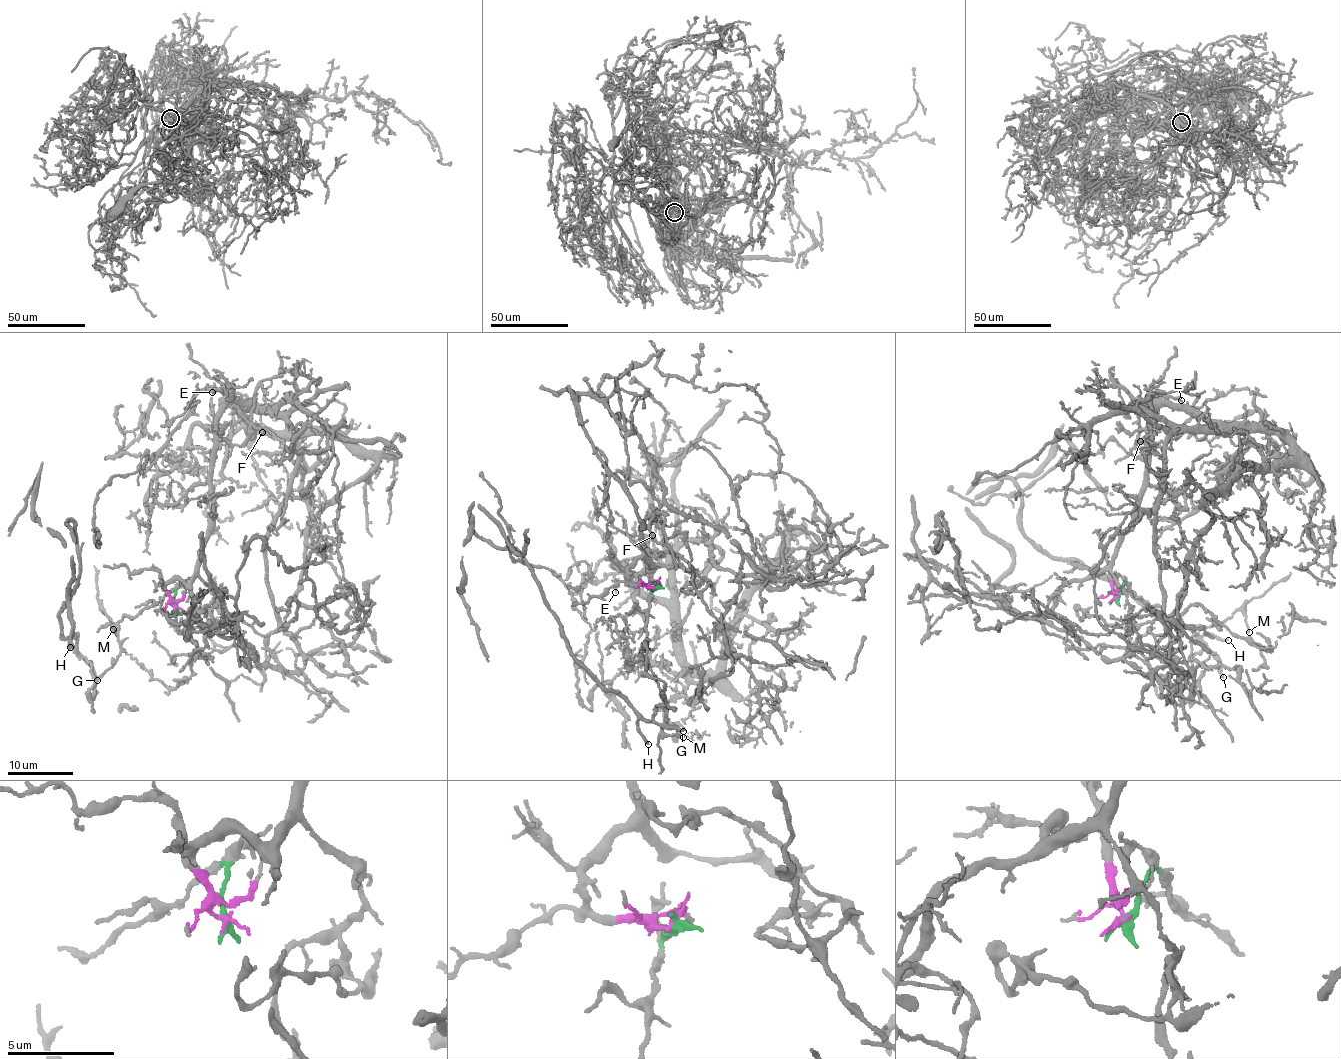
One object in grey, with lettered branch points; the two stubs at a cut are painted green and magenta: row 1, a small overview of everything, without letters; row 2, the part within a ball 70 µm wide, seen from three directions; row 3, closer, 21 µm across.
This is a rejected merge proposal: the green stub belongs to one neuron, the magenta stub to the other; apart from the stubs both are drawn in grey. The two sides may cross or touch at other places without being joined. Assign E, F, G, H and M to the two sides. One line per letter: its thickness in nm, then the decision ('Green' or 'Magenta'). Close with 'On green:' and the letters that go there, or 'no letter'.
E: Thickness 180 nm. Magenta
F: Thickness 170 nm. Magenta
G: Thickness 280 nm. Green
H: Thickness 220 nm. Green
M: Thickness 140 nm. Green
On green: G, H, M

